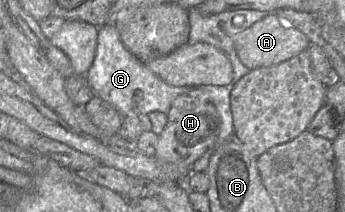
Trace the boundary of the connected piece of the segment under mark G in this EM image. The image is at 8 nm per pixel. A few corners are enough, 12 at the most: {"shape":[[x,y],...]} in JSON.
{"shape":[[99,28],[85,76],[123,117],[154,111],[192,88],[172,86]]}

